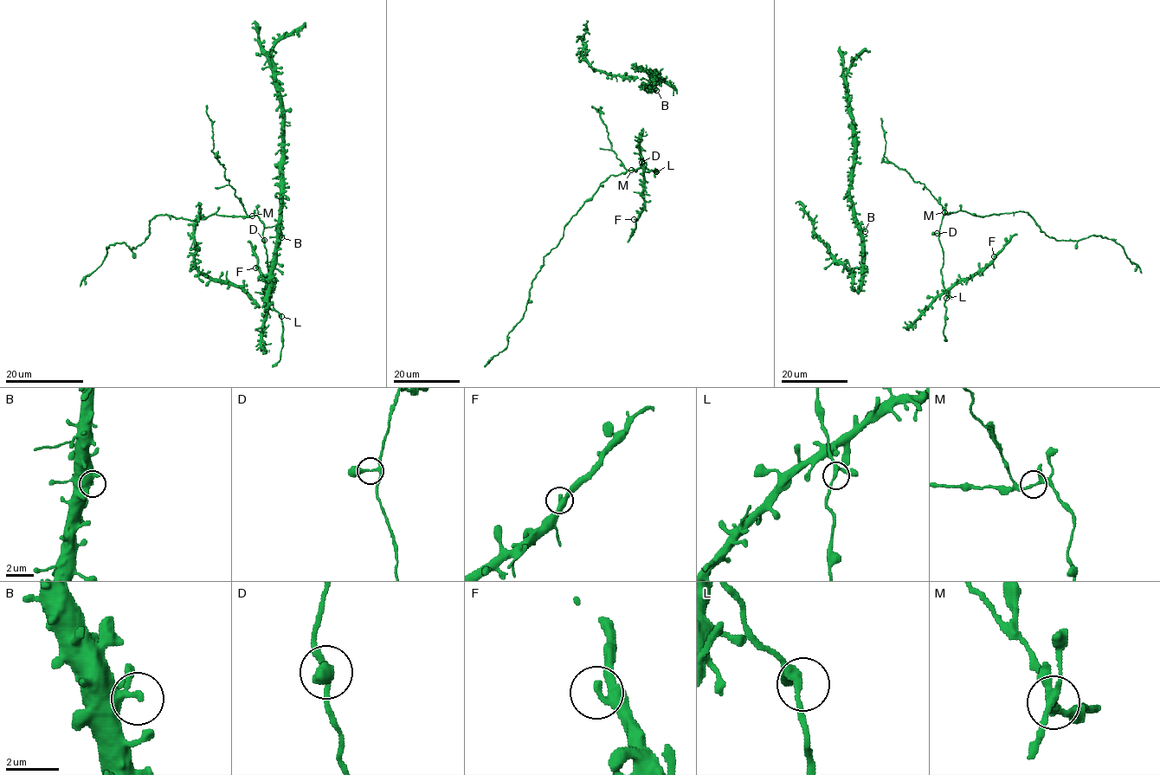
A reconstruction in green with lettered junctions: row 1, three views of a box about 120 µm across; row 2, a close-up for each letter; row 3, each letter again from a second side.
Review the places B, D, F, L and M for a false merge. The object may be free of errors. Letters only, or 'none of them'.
M

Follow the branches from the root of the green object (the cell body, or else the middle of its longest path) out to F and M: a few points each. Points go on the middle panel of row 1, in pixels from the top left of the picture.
F: (648, 171), (644, 172), (644, 209), (634, 219)
M: (648, 171), (644, 166), (644, 169), (642, 164), (641, 167), (631, 171)

